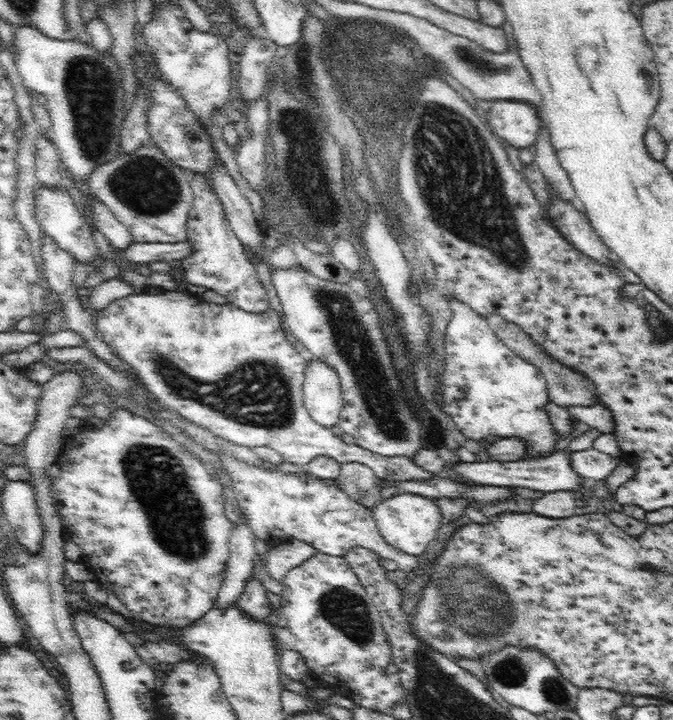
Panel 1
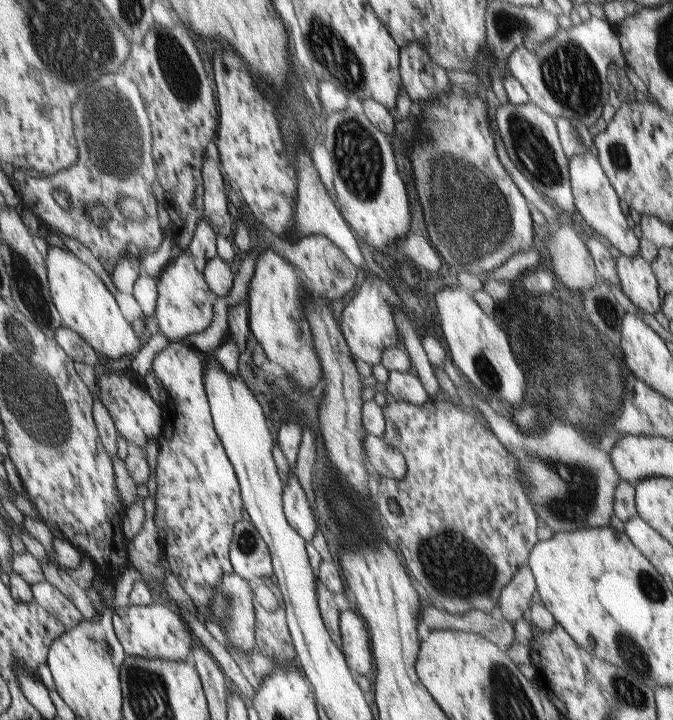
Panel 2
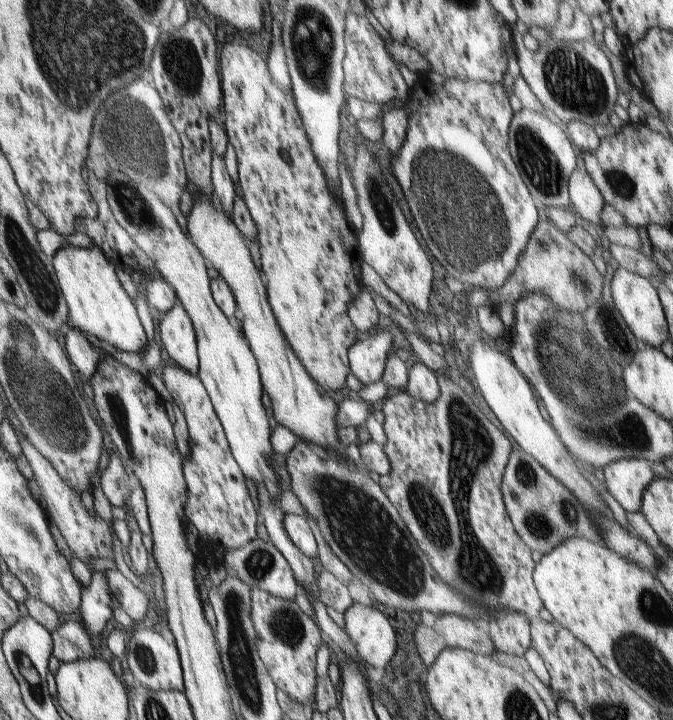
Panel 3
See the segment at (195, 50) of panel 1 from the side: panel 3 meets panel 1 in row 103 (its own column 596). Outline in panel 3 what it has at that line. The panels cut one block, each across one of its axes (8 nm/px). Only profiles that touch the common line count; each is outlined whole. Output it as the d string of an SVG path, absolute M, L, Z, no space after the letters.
M577 155L578 166L572 172L569 178L569 196L571 200L571 209L580 219L588 220L592 224L603 226L600 212L604 208L604 198L598 190L595 182L592 182L590 174L584 168L584 160Z

